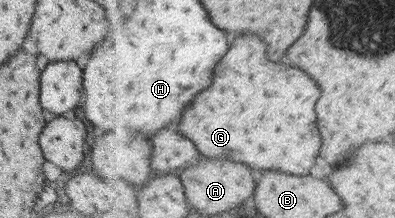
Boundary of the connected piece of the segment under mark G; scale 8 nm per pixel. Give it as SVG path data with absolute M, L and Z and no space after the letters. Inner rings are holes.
M242 36L234 42L228 60L216 70L216 84L200 94L200 100L188 112L182 134L193 140L208 158L230 158L262 170L284 170L288 174L308 176L322 150L322 132L318 128L316 106L322 98L320 84L304 70L278 66L268 58L268 44L260 36Z

